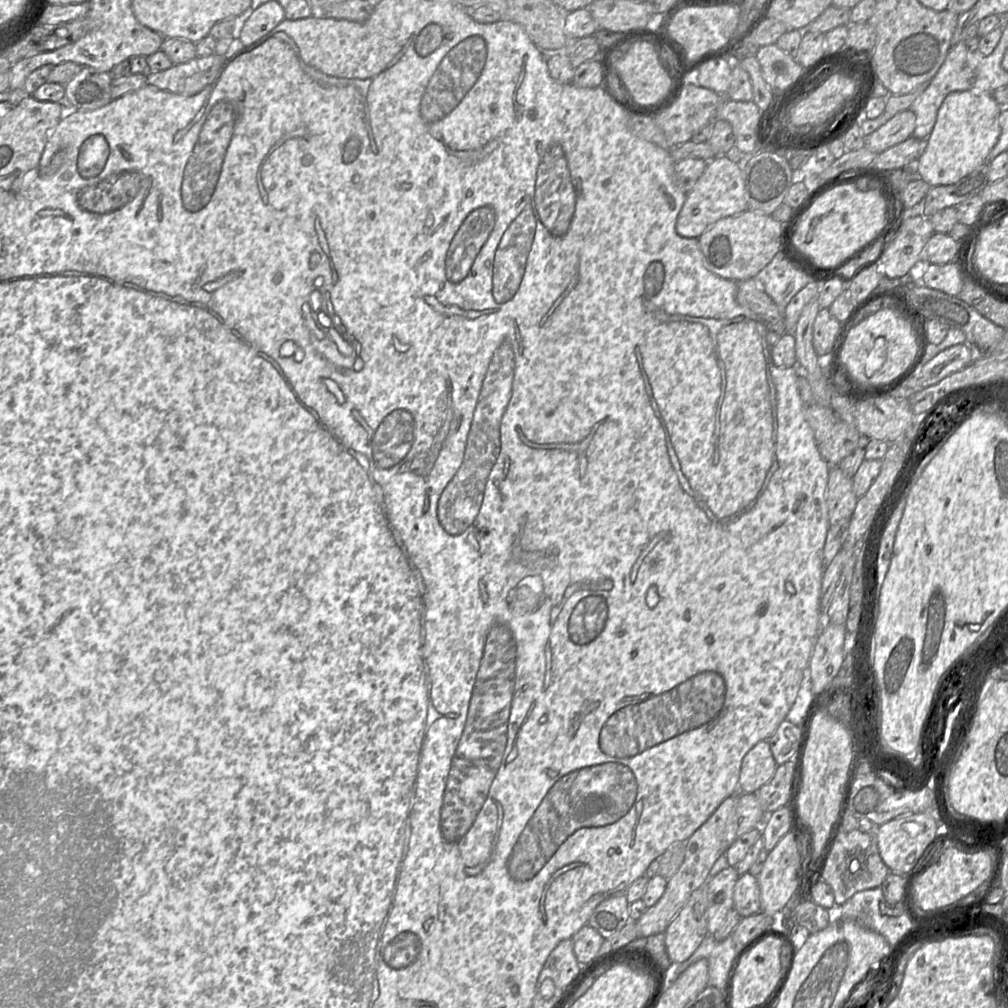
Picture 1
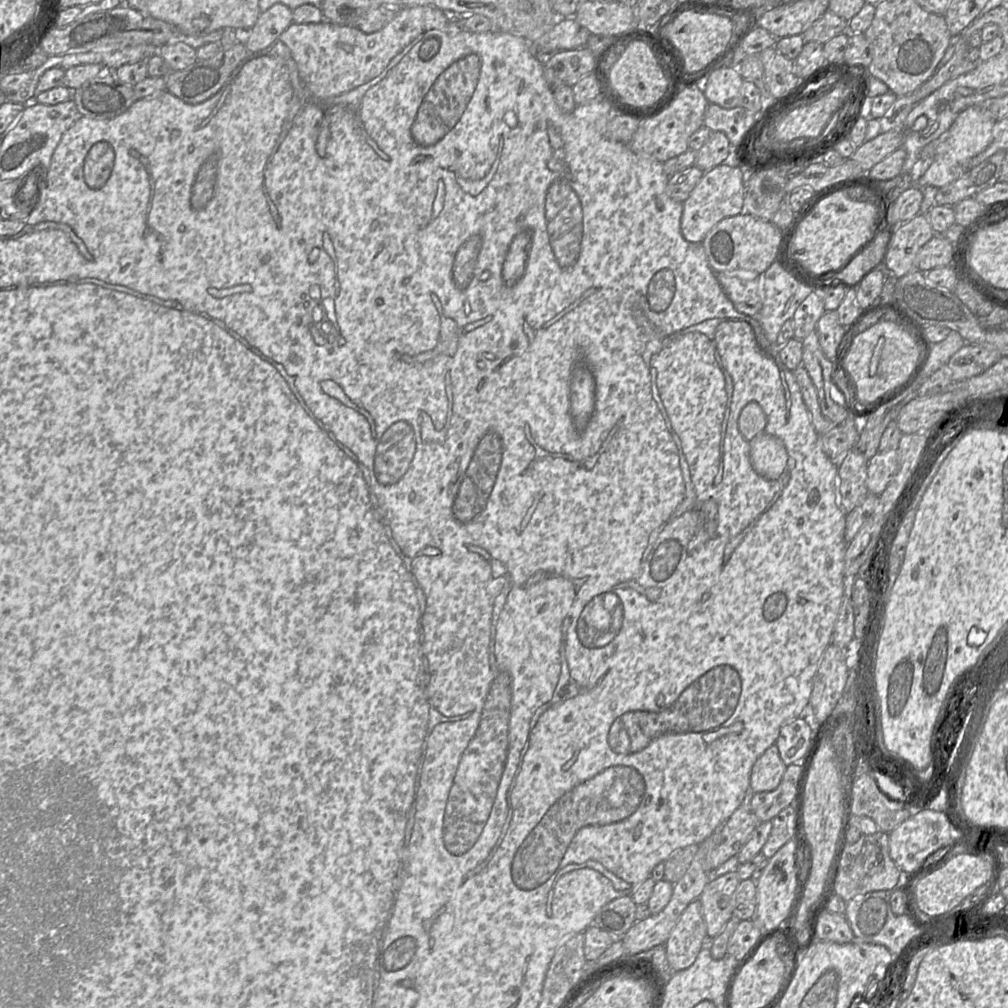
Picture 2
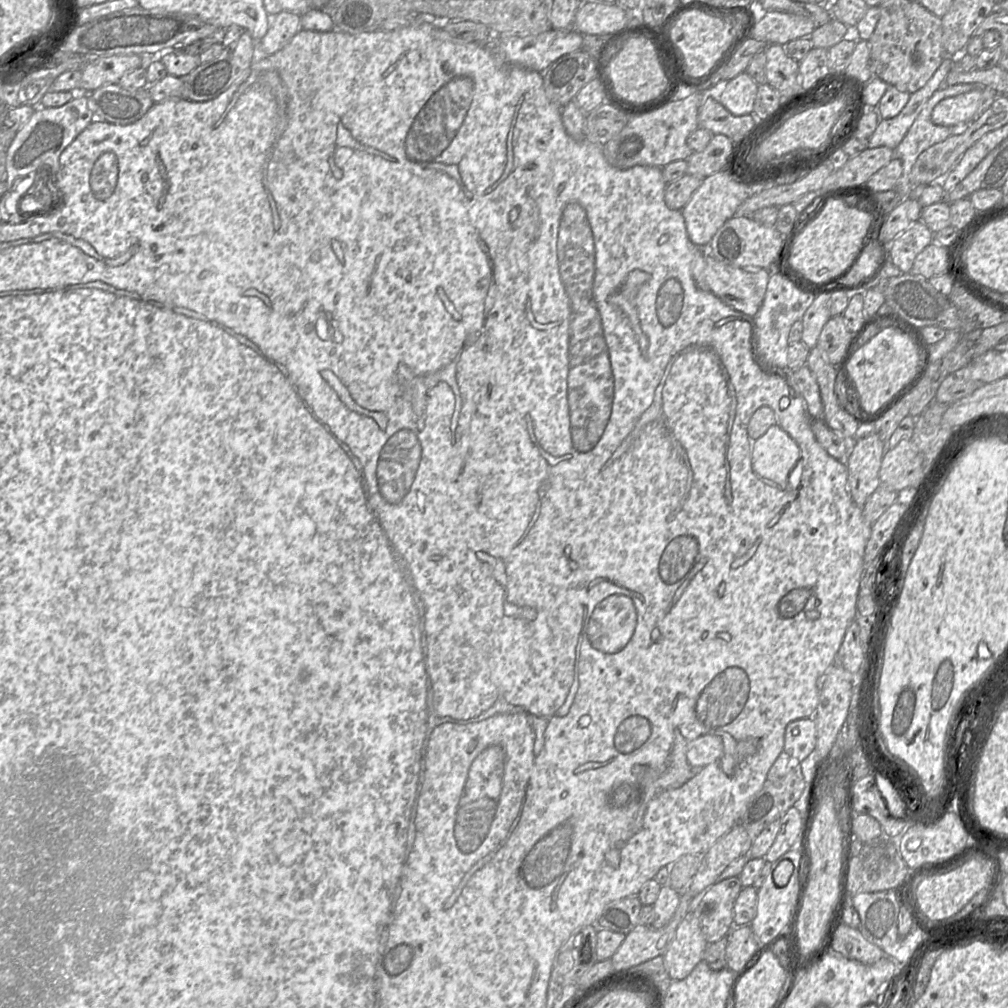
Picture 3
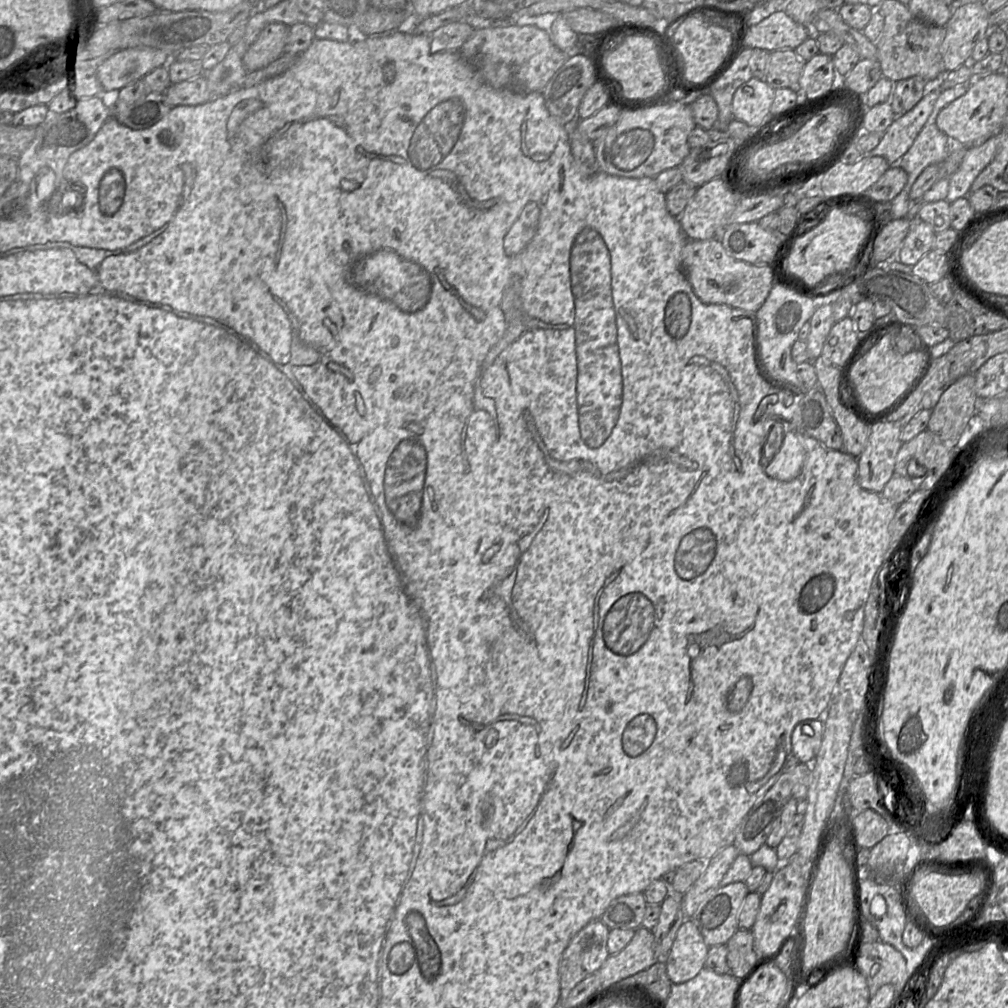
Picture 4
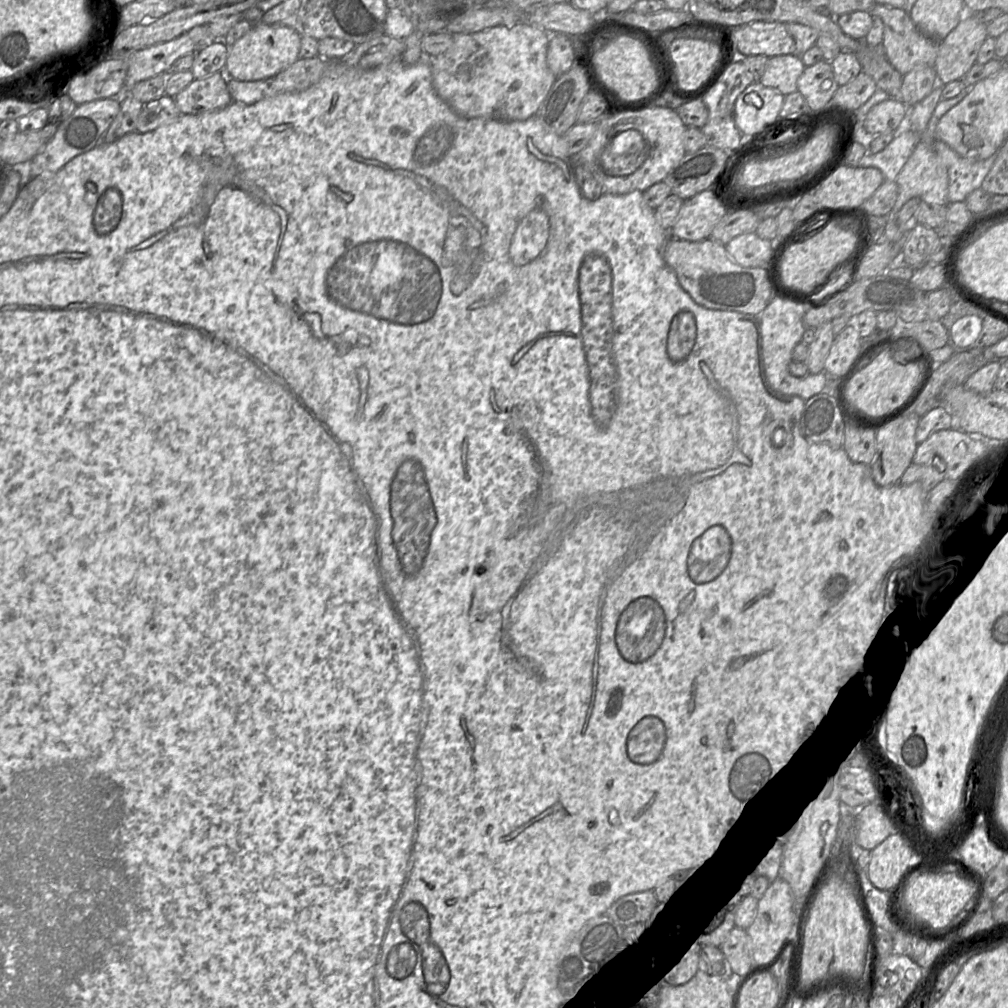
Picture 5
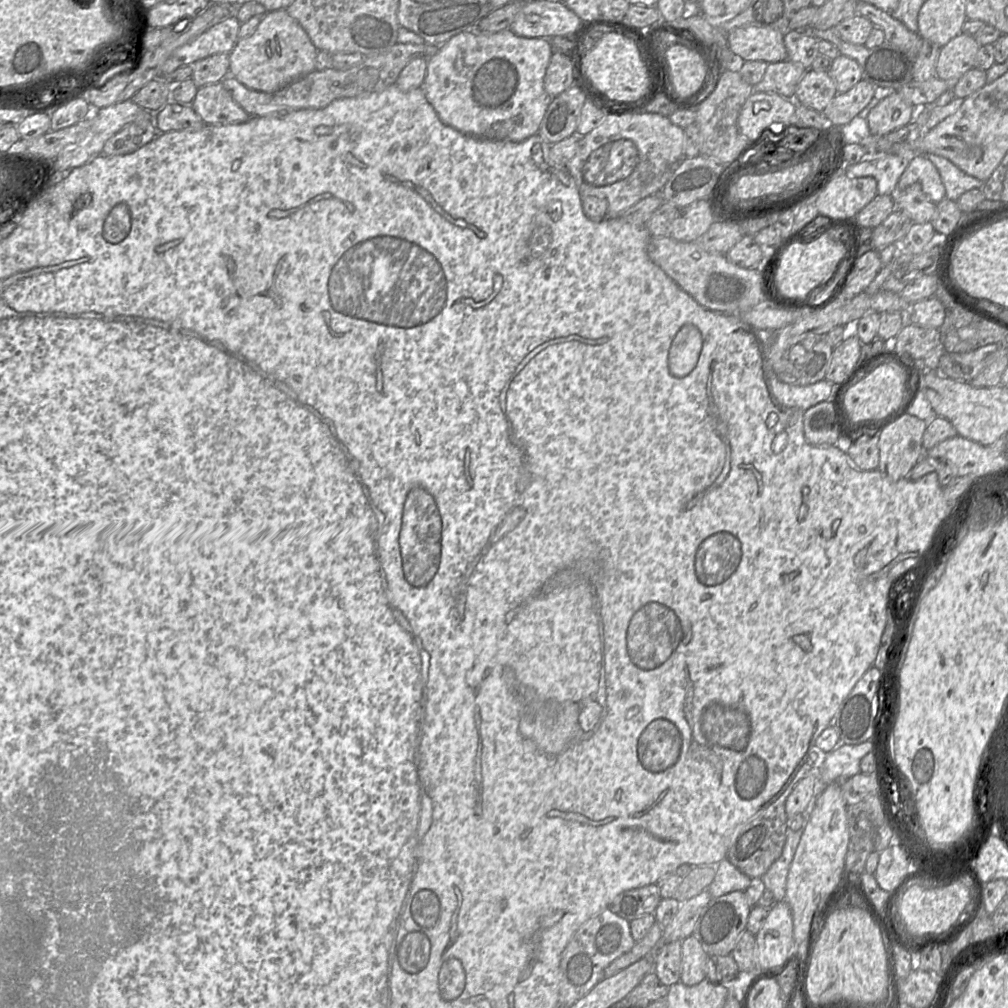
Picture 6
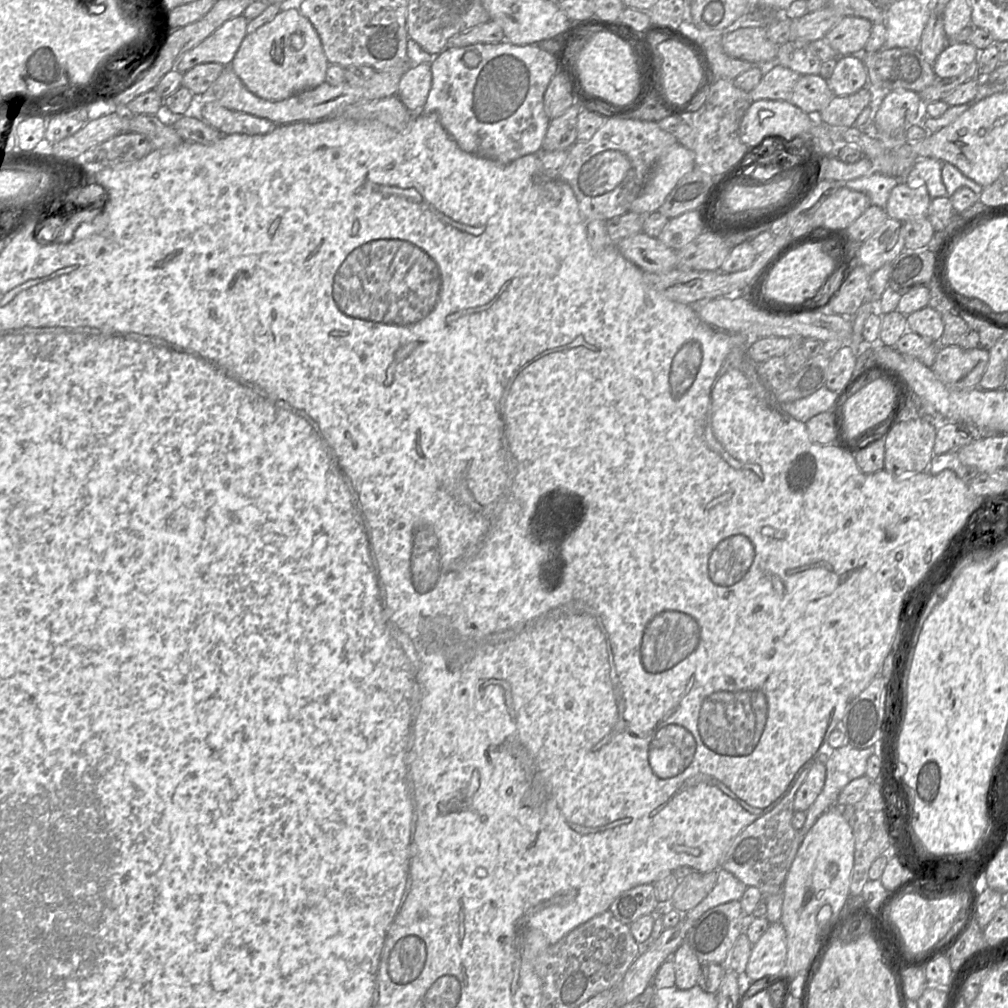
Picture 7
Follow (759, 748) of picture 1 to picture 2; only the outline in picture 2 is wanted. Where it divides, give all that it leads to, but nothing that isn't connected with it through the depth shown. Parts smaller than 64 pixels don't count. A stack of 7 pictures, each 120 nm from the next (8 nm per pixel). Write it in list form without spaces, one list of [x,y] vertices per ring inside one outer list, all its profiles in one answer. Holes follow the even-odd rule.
[[[776,744],[769,747],[753,765],[750,776],[752,793],[775,790],[786,771],[787,765],[783,762]]]

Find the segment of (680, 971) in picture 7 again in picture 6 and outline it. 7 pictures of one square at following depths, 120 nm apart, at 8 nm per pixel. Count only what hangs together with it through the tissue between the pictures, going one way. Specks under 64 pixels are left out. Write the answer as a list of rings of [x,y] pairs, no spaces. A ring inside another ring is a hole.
[[[692,935],[681,942],[680,980],[686,986],[693,986],[706,978],[708,954]]]

